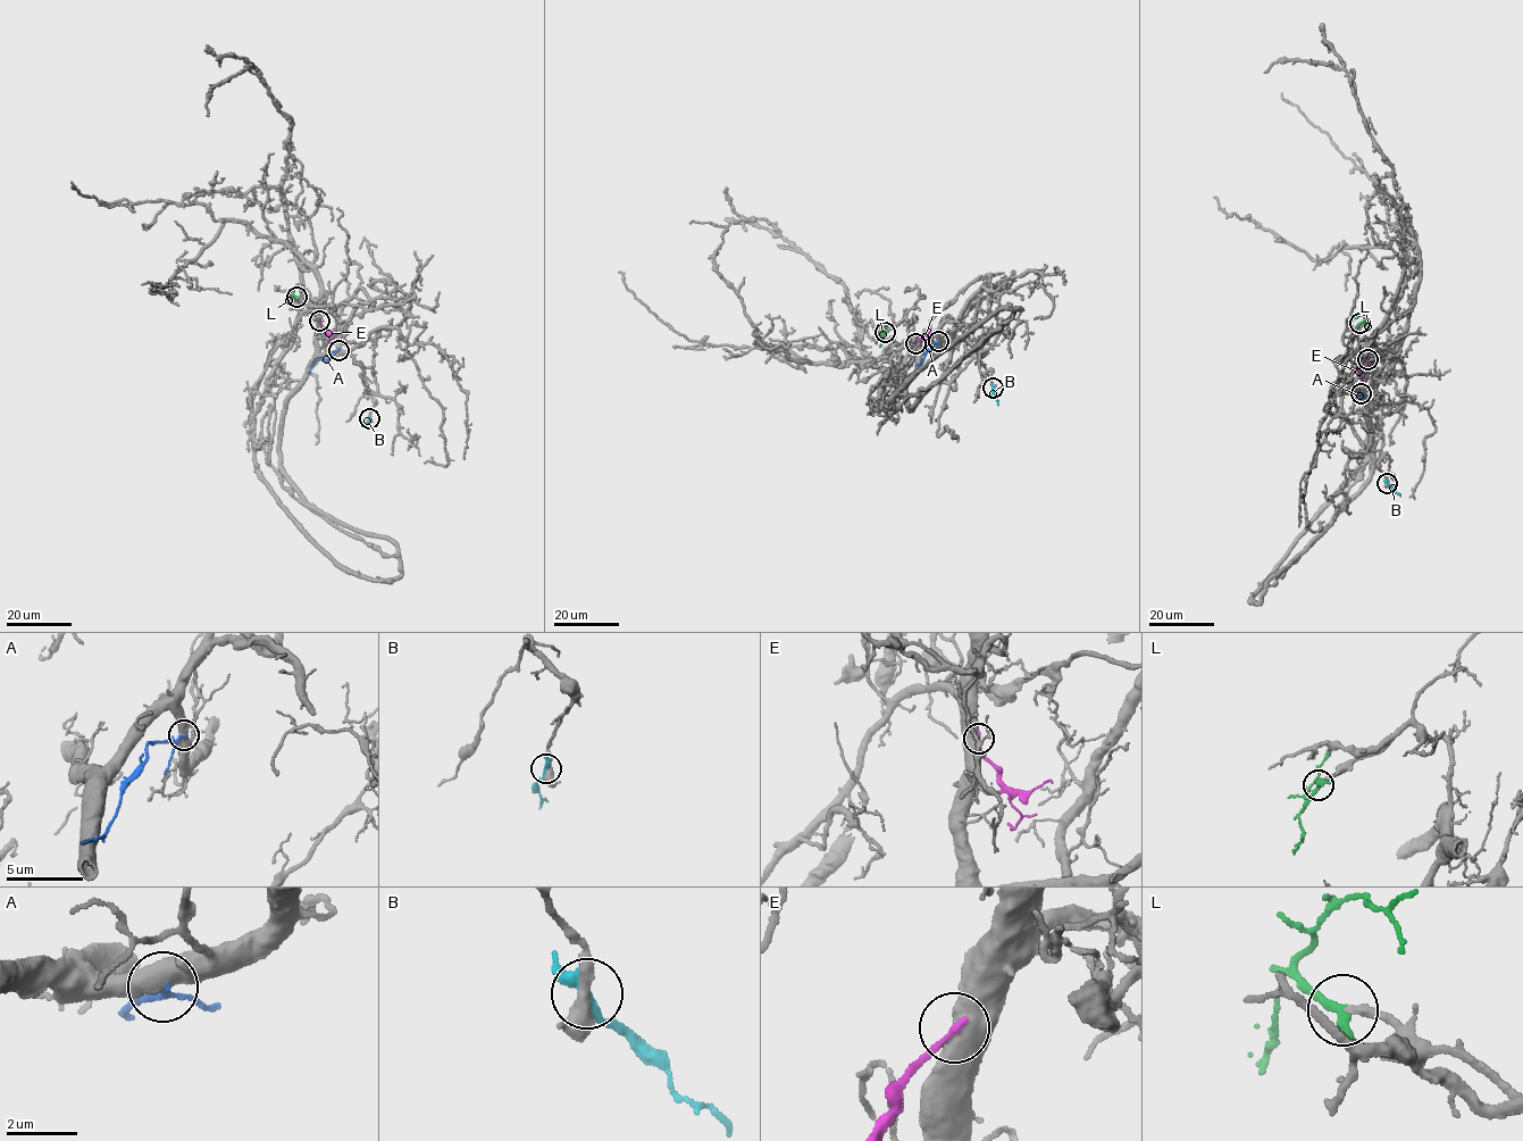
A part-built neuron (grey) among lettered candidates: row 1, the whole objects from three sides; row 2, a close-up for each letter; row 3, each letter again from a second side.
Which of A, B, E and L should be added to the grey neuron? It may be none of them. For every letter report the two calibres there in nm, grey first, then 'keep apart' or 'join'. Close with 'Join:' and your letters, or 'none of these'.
A: 440/160 nm | keep apart
B: 320/260 nm | keep apart
E: 800/180 nm | keep apart
L: 240/280 nm | join
Join: L

